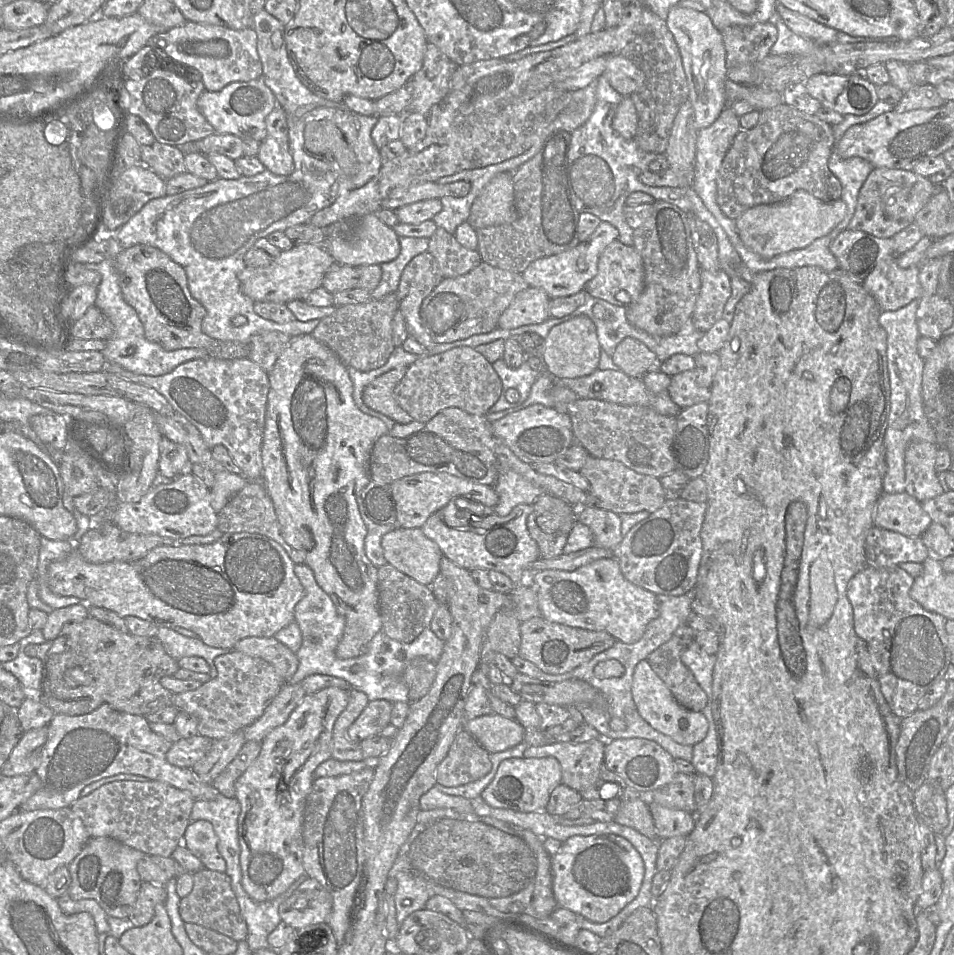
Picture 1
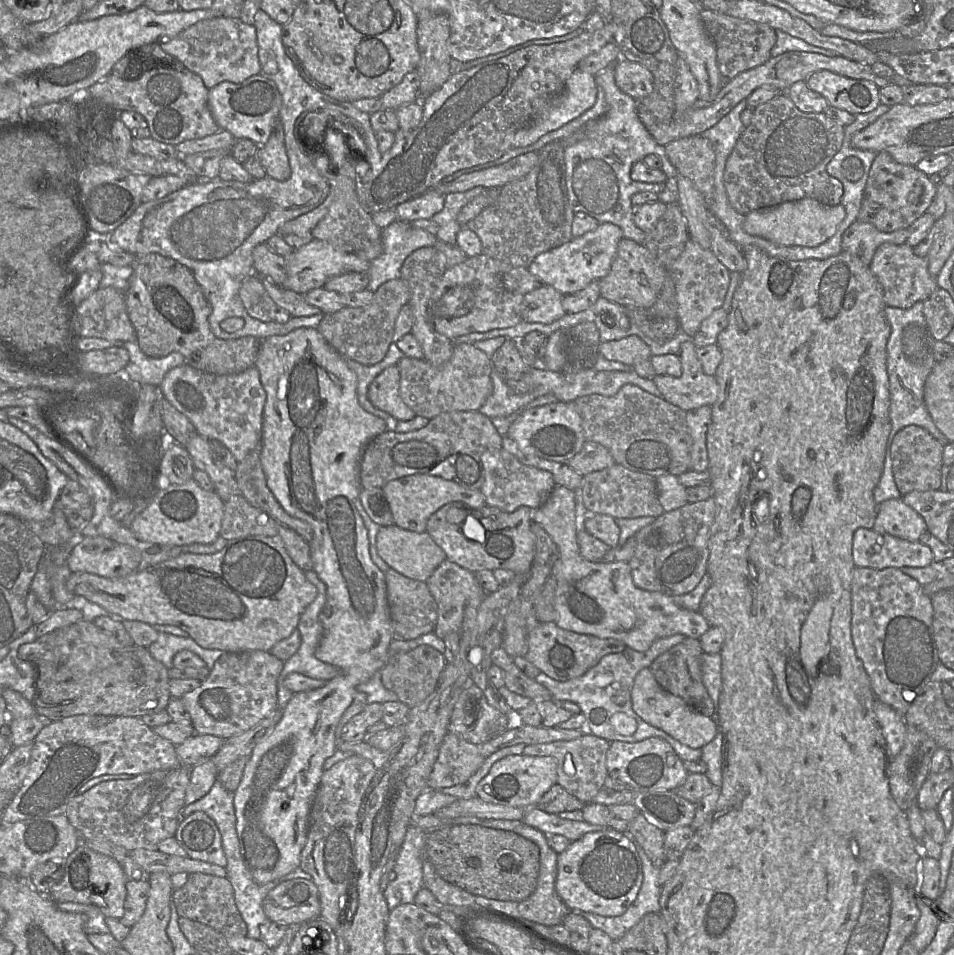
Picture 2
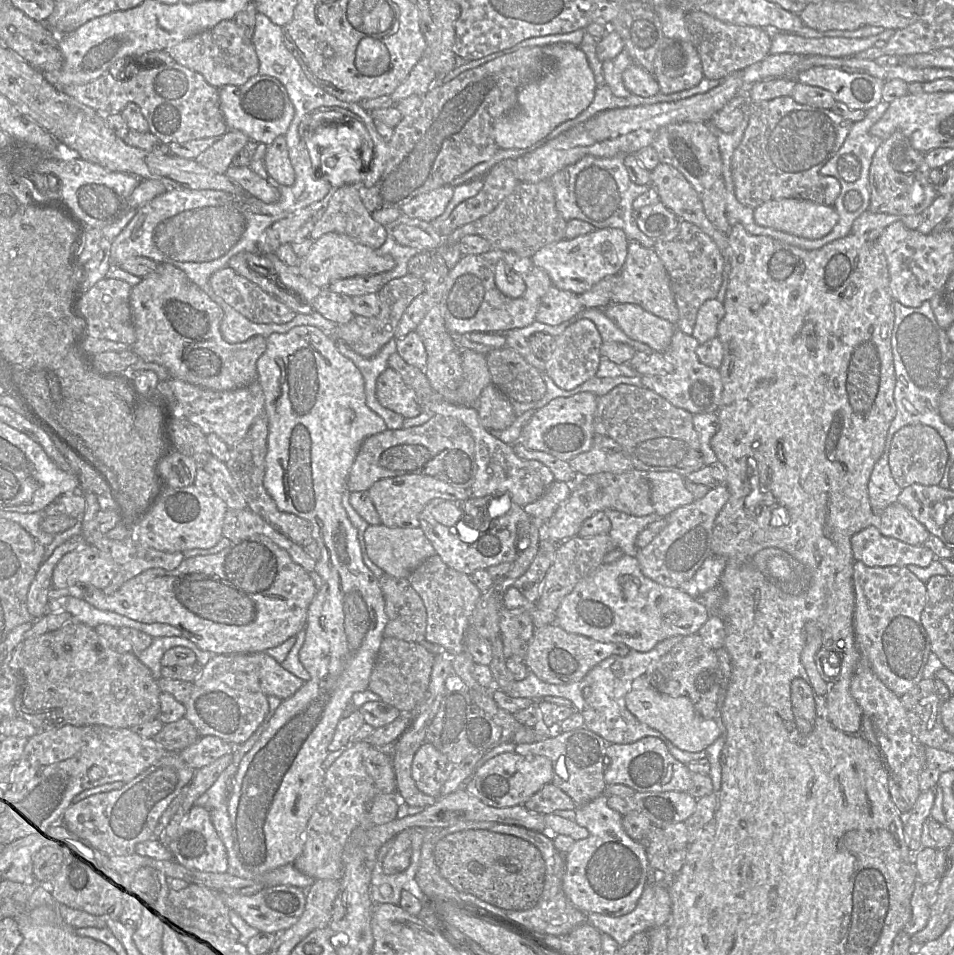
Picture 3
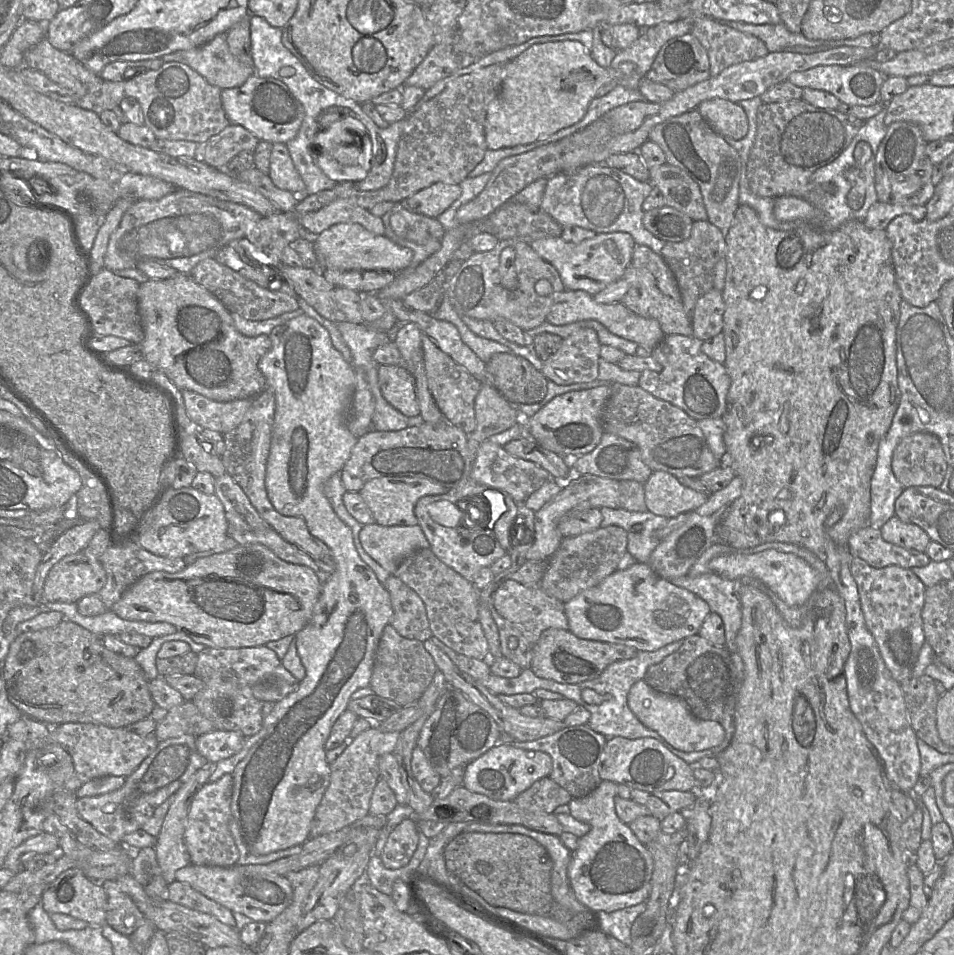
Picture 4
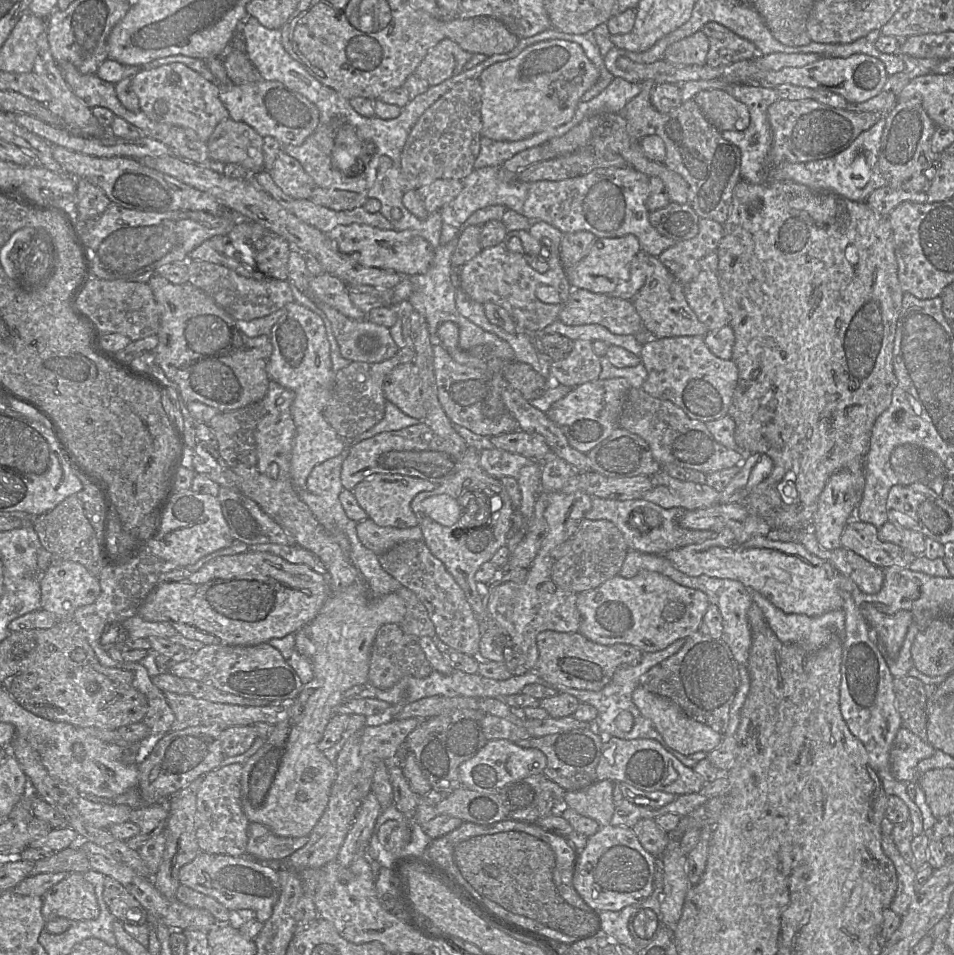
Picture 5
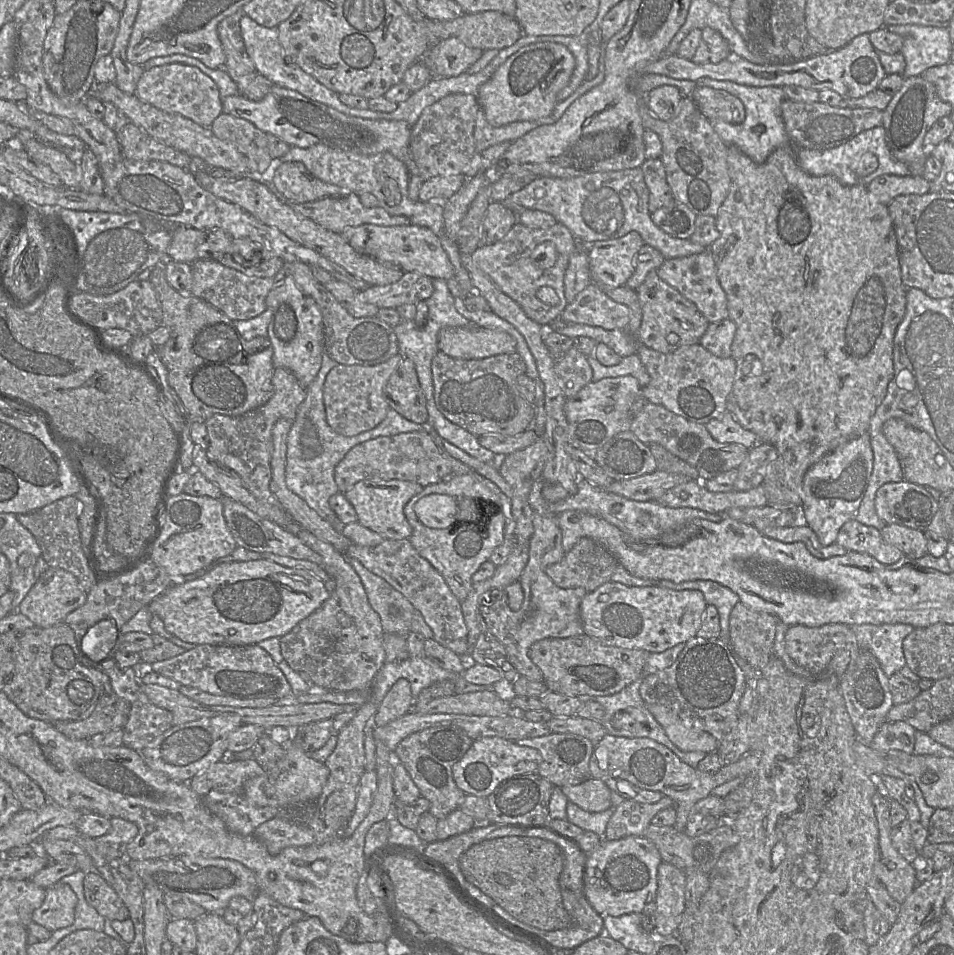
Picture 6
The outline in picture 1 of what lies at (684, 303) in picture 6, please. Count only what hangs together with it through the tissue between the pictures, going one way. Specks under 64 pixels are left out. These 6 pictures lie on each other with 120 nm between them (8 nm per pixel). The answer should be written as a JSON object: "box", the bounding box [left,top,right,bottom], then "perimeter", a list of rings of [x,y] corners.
{"box":[584,239,645,308],"perimeter":[[[615,239],[600,255],[597,274],[585,284],[584,290],[592,297],[627,308],[640,297],[644,289],[644,277],[645,269],[639,252],[633,246],[624,245]]]}

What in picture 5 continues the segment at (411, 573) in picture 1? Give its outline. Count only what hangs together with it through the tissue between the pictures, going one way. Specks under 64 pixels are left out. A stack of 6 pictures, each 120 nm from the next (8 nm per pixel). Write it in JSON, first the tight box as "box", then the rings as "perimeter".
{"box":[357,519,423,556],"perimeter":[[[371,519],[357,523],[357,537],[361,544],[377,556],[407,541],[422,541],[423,534],[417,525],[410,528],[381,527]]]}

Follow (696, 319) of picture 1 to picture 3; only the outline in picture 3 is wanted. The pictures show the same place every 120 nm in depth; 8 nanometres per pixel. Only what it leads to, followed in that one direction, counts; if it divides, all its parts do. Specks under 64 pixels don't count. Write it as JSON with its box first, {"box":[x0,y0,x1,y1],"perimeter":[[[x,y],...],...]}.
{"box":[654,220,724,335],"perimeter":[[[680,220],[678,227],[674,231],[657,238],[654,250],[663,262],[671,281],[671,288],[679,311],[676,327],[685,334],[692,335],[700,306],[706,300],[717,297],[723,280],[724,256],[706,233],[695,224],[684,220]]]}

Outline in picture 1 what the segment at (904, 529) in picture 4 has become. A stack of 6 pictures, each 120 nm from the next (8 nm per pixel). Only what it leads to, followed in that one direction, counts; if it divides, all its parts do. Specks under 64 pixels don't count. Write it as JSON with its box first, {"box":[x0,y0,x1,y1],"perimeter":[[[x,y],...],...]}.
{"box":[874,492,932,537],"perimeter":[[[907,492],[882,493],[874,512],[874,525],[907,537],[921,537],[932,523],[921,502]]]}

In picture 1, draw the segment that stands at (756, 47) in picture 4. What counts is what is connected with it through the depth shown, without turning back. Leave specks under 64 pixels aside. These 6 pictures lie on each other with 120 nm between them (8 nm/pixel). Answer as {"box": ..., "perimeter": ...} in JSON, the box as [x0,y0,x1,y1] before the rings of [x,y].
{"box":[721,22,777,66],"perimeter":[[[773,22],[752,26],[728,26],[721,30],[726,50],[726,66],[757,63],[769,55],[777,40],[777,29]]]}

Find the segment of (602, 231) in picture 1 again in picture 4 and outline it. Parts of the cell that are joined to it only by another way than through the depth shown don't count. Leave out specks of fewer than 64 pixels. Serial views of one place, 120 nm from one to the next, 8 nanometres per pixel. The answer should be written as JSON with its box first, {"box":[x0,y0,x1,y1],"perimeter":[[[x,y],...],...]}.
{"box":[530,232,636,296],"perimeter":[[[612,232],[598,233],[580,243],[565,242],[562,237],[545,237],[530,245],[544,261],[557,269],[566,290],[583,290],[593,296],[624,276],[636,243],[629,233]]]}

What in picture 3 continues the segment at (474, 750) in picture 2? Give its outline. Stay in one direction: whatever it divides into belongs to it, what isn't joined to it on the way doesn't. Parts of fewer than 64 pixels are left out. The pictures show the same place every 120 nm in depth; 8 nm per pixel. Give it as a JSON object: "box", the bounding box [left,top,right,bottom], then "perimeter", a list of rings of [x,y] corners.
{"box":[412,741,455,797],"perimeter":[[[425,741],[413,759],[412,776],[422,792],[439,797],[454,767],[455,764],[447,756]]]}

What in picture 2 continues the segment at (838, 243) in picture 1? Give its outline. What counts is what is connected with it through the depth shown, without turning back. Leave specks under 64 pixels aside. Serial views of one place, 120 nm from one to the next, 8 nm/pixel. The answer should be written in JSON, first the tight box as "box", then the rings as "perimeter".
{"box":[842,220,910,264],"perimeter":[[[855,220],[842,235],[842,251],[858,257],[864,264],[872,262],[877,248],[884,243],[900,245],[910,236],[909,228],[882,232],[874,225]]]}

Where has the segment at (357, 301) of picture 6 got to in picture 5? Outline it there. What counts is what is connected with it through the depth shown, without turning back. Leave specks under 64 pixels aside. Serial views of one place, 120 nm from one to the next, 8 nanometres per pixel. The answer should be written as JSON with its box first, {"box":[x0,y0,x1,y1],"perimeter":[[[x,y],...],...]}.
{"box":[310,273,367,320],"perimeter":[[[322,273],[310,280],[310,294],[315,301],[321,301],[348,318],[362,320],[367,314],[358,309],[350,300],[349,286],[338,277]]]}

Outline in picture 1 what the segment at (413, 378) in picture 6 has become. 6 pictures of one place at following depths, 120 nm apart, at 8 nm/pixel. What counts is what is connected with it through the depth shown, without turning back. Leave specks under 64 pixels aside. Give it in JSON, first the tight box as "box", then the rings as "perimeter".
{"box":[362,367,412,424],"perimeter":[[[407,367],[394,368],[370,382],[363,390],[362,399],[366,406],[398,424],[408,424],[412,417],[403,410],[393,396],[393,390],[407,372]]]}

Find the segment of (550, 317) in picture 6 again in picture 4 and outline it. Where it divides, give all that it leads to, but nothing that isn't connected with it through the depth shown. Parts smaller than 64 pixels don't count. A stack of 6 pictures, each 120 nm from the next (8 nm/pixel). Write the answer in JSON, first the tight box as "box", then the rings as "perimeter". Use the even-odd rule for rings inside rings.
{"box":[445,239,565,331],"perimeter":[[[507,239],[499,240],[492,250],[474,252],[463,261],[456,274],[452,278],[446,279],[445,293],[459,316],[492,322],[497,319],[506,319],[523,331],[528,331],[546,321],[556,294],[565,289],[557,269],[544,261],[530,244],[516,239]],[[506,247],[512,247],[515,250],[514,265],[518,277],[518,287],[515,290],[504,288],[500,280],[500,254]],[[541,279],[546,279],[551,283],[553,289],[551,294],[540,296],[536,293],[535,284]]]}

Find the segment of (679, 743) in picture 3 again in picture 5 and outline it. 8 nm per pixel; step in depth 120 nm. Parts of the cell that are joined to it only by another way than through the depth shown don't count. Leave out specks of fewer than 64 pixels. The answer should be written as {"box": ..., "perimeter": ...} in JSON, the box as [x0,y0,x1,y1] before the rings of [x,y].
{"box":[632,685,722,755],"perimeter":[[[639,685],[633,691],[632,700],[641,714],[653,722],[665,742],[683,755],[691,755],[696,752],[709,753],[716,749],[722,742],[722,734],[688,717],[677,703],[667,697],[651,693]]]}

